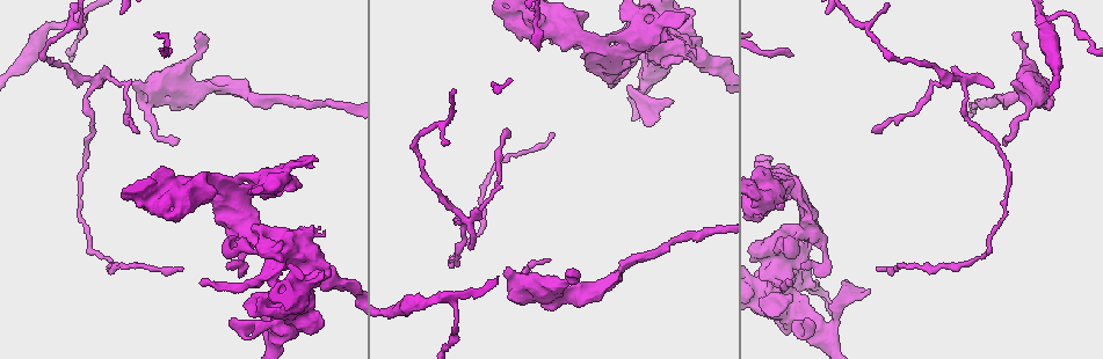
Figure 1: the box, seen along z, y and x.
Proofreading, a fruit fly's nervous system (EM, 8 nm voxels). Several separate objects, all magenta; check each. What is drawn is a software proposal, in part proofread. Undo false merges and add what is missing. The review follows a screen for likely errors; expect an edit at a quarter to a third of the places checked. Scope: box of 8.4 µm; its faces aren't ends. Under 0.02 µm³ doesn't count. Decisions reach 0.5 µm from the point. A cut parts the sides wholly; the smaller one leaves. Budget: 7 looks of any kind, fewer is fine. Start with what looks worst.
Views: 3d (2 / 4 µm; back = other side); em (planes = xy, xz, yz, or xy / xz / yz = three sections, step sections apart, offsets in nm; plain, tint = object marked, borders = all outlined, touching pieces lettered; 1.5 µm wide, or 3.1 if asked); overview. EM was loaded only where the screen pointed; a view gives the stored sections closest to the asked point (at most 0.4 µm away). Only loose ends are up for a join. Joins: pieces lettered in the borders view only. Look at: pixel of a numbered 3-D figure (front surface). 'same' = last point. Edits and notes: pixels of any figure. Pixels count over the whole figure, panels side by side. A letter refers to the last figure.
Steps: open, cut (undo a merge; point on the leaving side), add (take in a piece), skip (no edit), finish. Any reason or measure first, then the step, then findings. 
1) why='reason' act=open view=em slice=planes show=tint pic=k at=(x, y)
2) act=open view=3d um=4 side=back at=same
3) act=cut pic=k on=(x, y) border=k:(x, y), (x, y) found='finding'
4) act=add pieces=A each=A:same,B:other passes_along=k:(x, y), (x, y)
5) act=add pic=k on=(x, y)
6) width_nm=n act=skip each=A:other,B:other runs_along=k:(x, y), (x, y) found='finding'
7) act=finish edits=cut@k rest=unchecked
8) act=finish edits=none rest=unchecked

why='free end' act=open view=3d um=4 pic=1 at=(203, 35)

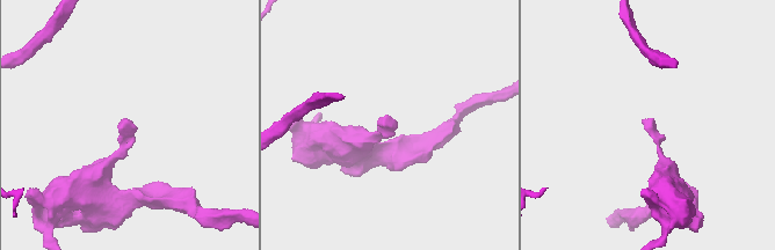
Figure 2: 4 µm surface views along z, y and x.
why='need the tissue' act=open view=em slice=planes show=borders pic=2 at=(128, 119)

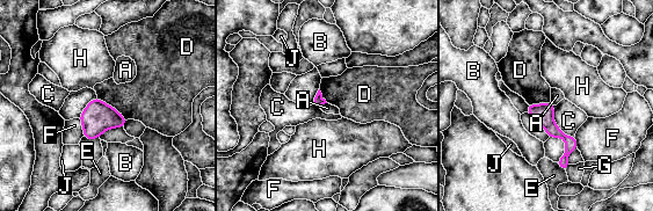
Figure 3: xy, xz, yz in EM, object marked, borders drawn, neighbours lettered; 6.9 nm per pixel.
act=skip each=A:other,B:other,C:other,D:other,E:other,F:other,G:other,H:other,J:other border=3:(326, 102), (320, 107) found='none of them fits'

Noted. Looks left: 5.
why='thin end' act=open view=3d um=4 pic=1 at=(548, 261)

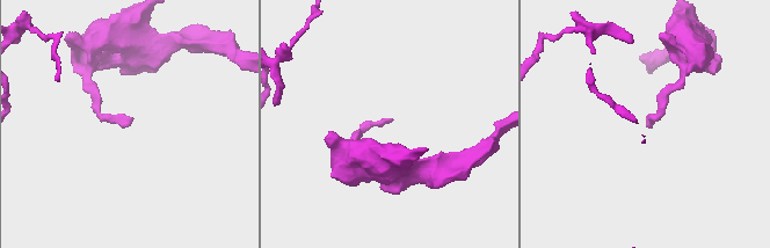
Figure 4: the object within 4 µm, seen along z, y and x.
why='shape alone is not enough' act=open view=em slice=xz step=4 show=borders pic=4 at=(130, 124)

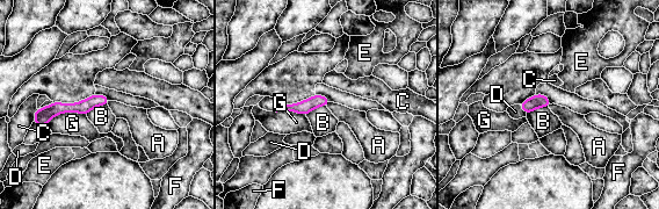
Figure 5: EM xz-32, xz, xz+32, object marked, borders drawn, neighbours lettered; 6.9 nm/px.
act=skip each=A:other,B:other,C:other,D:other,E:other,F:other,G:other border=5:(331, 102), (326, 106) found='none of them fits'

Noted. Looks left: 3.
why='an open end' act=open view=3d um=4 pic=1 at=(134, 131)

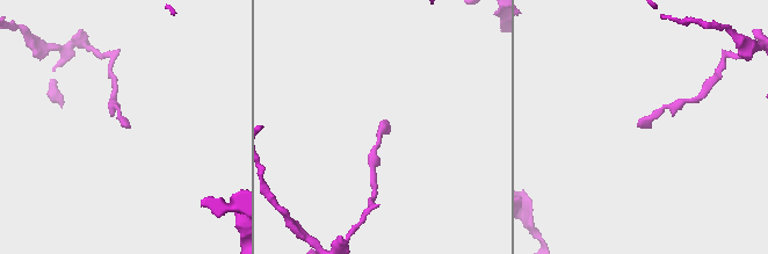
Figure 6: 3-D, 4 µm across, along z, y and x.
why='shape alone is not enough' act=open view=em slice=planes show=plain pic=6 at=(125, 124)

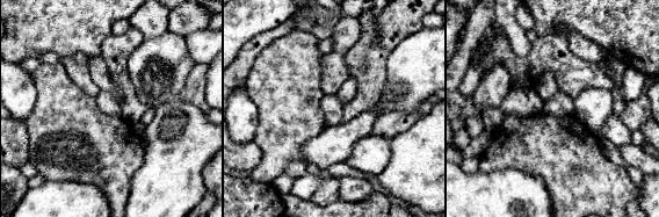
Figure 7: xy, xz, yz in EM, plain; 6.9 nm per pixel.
why='what lies round it' act=open view=em slice=planes show=borders at=same

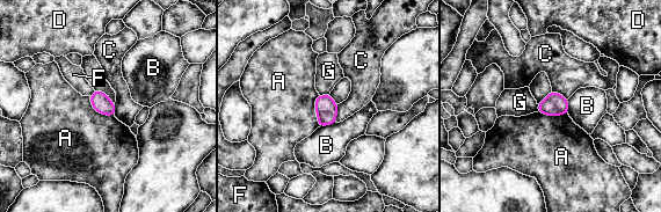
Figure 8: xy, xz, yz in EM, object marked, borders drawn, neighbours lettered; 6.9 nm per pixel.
longest_contact=A:240nm act=skip each=A:other,B:other,C:other,D:other,F:other,G:other found='no lettered piece goes on from it'

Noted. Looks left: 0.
act=finish edits=none rest=unchecked

